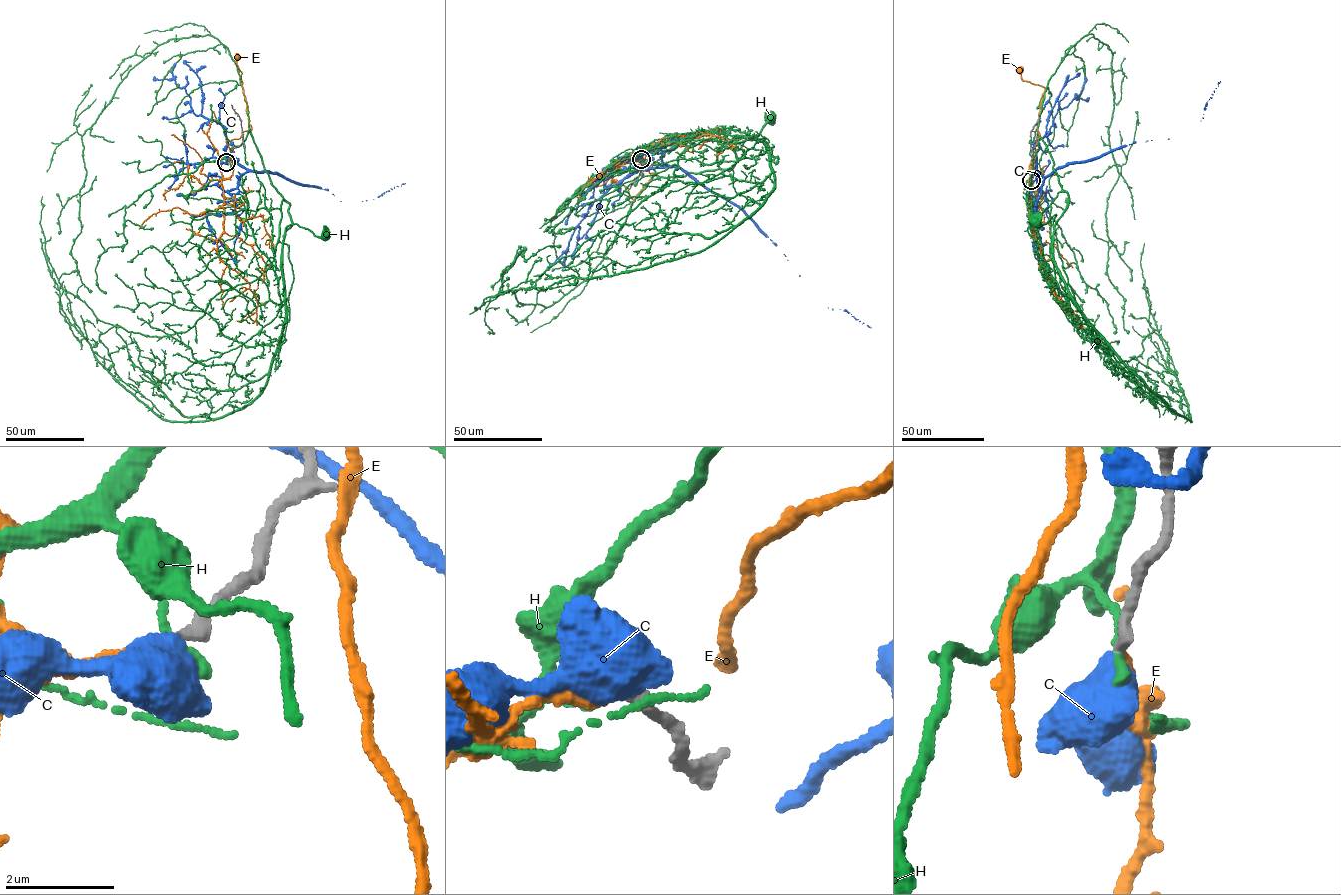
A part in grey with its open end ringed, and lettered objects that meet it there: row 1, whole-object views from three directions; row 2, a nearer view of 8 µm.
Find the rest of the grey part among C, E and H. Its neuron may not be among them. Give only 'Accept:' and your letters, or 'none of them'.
Accept: E

